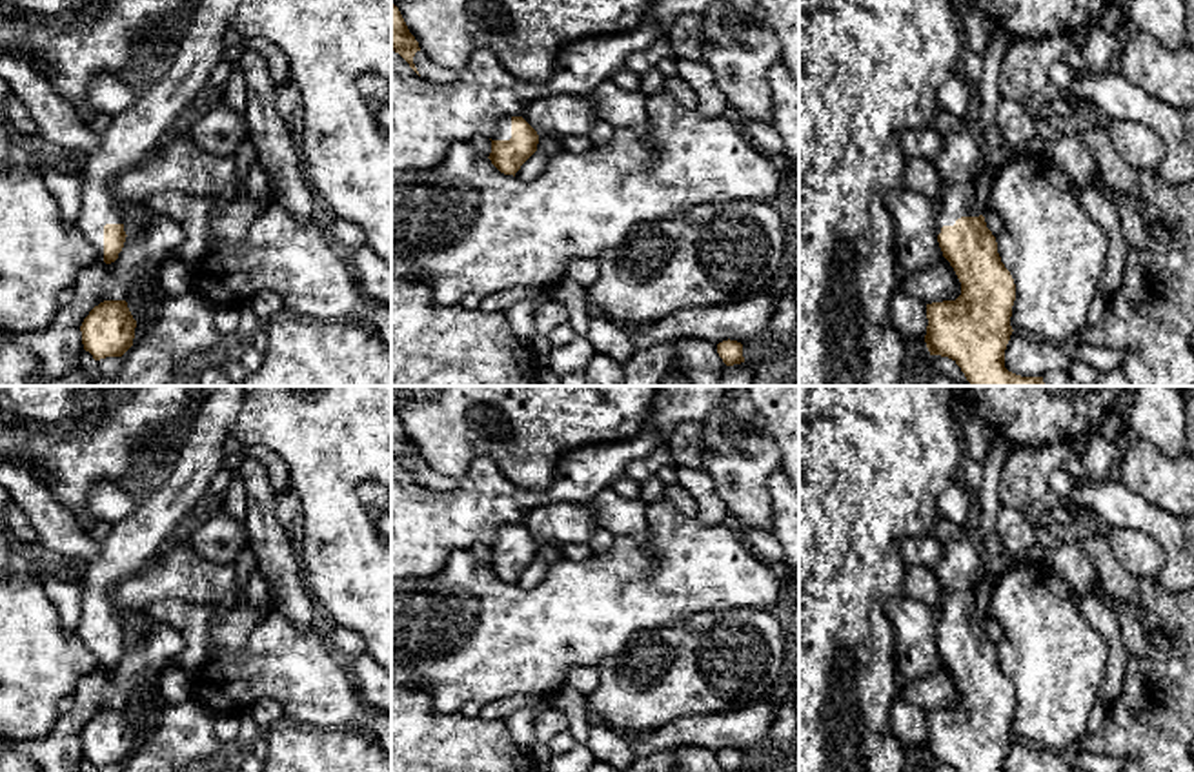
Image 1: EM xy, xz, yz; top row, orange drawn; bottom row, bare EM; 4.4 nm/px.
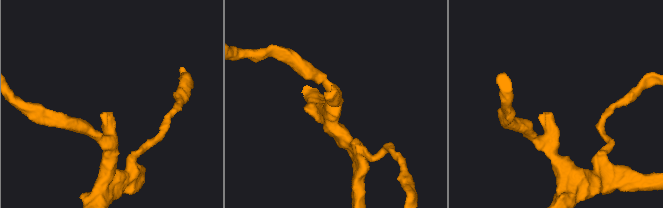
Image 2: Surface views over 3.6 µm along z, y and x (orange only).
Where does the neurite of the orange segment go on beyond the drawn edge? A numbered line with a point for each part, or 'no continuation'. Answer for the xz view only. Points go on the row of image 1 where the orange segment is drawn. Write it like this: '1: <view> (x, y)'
1: xz (503, 132)

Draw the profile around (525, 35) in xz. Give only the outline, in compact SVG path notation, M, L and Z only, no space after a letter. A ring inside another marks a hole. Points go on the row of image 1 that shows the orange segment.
M391 0L391 4L399 7L419 47L437 66L462 73L475 51L490 49L513 76L546 82L564 46L637 27L650 0Z

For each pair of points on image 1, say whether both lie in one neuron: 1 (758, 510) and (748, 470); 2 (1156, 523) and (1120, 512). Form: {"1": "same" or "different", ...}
{"1": "same", "2": "same"}

